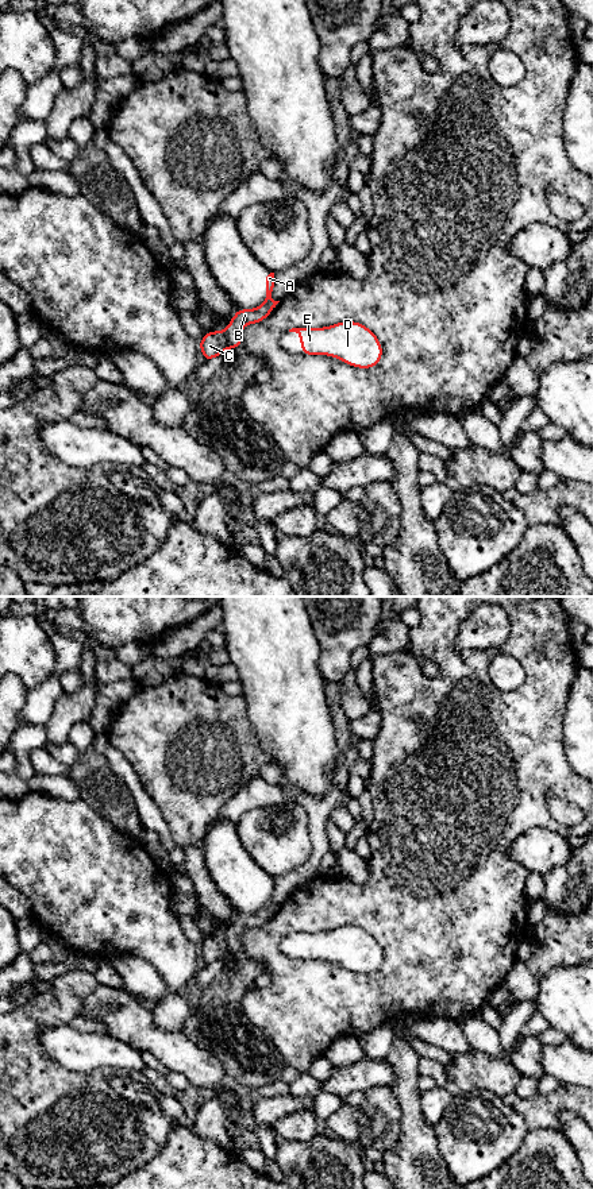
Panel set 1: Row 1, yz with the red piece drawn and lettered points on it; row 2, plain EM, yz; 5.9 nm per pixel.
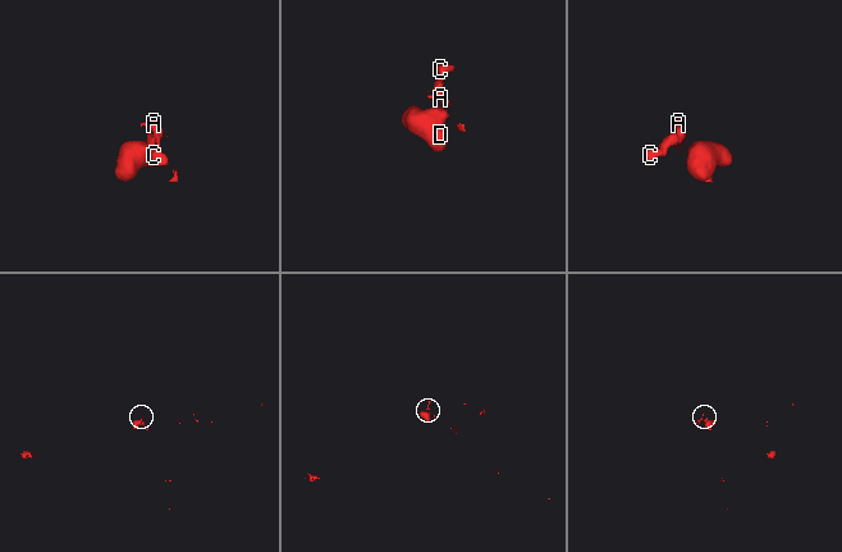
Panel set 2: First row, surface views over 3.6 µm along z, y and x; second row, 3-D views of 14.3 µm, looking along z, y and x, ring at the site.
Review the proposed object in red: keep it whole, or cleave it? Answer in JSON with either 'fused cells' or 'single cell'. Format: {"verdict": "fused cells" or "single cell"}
{"verdict": "fused cells"}

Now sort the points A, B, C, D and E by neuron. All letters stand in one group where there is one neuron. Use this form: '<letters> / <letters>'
A D E / B C

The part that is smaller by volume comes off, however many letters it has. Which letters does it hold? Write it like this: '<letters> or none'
B, C

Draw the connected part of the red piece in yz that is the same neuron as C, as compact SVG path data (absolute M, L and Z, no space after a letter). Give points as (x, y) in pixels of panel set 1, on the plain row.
M261 908L257 914L238 914L228 933L220 937L205 937L203 945L199 947L199 954L204 960L203 966L208 966L222 960L227 953L242 951L242 933L247 929L257 929L263 926L270 918L272 912Z

